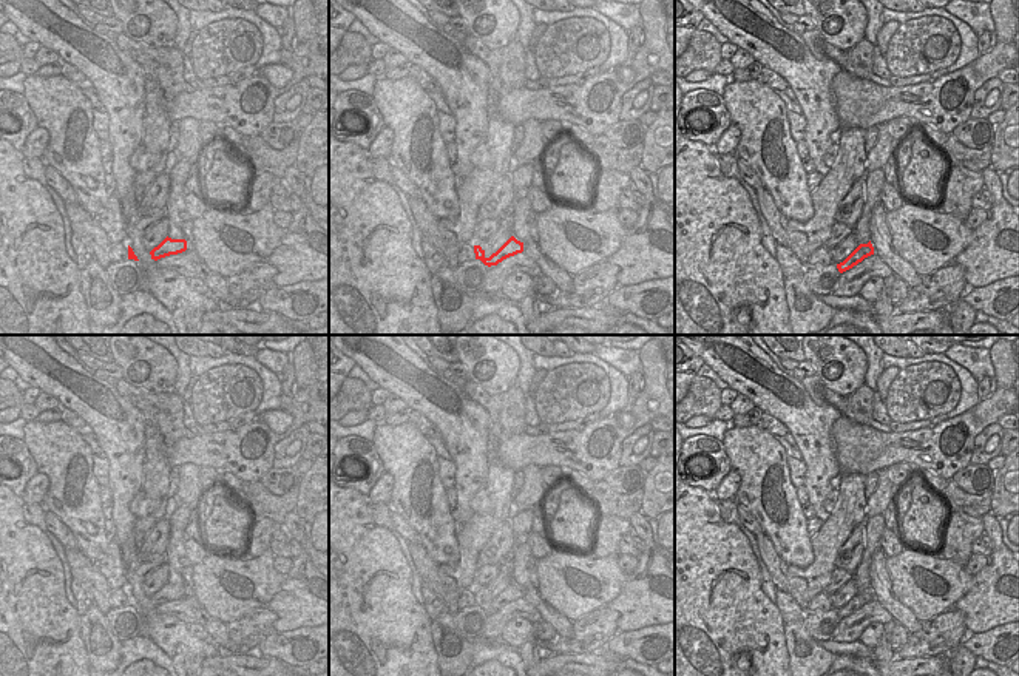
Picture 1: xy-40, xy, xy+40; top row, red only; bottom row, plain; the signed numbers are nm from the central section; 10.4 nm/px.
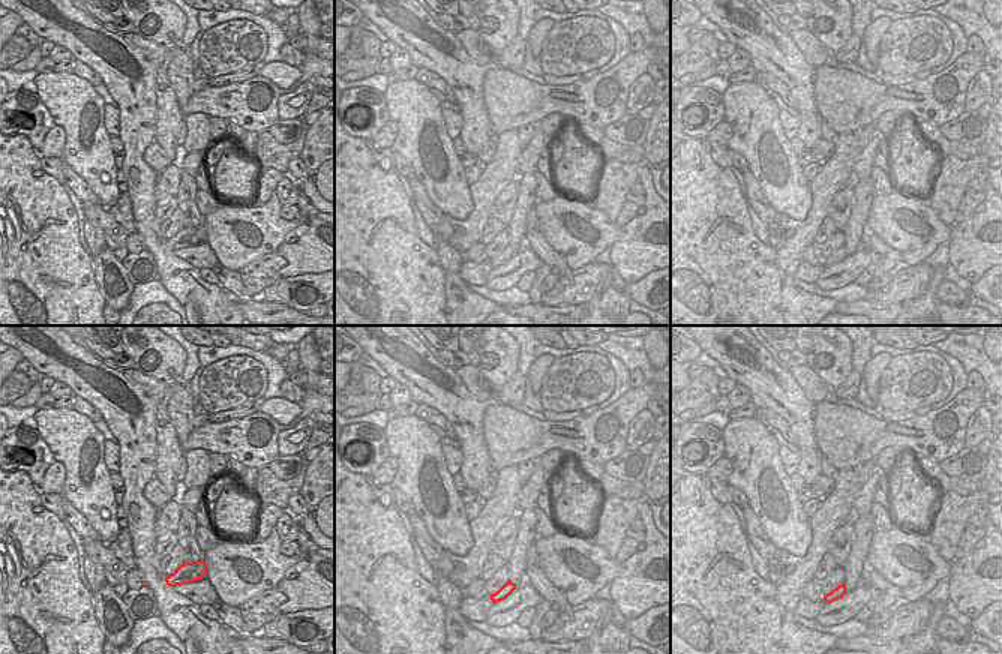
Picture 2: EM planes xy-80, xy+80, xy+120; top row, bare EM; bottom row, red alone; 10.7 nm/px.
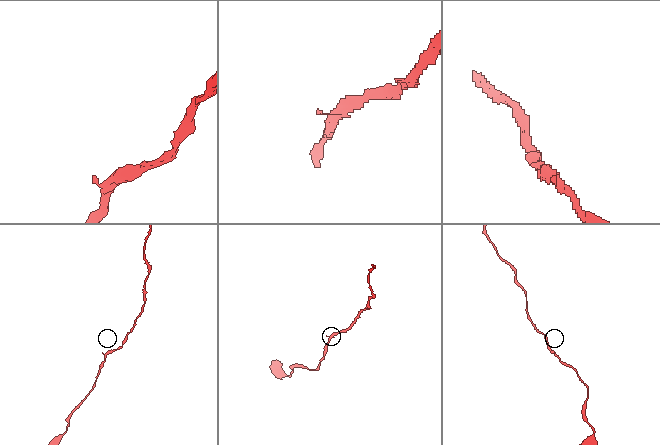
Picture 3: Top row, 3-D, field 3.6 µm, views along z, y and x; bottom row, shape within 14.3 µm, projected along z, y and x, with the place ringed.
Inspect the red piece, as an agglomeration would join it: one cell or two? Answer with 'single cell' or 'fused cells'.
single cell

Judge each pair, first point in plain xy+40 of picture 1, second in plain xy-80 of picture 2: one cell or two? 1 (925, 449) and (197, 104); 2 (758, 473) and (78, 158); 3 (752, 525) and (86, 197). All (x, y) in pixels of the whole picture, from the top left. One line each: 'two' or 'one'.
1: one
2: one
3: one

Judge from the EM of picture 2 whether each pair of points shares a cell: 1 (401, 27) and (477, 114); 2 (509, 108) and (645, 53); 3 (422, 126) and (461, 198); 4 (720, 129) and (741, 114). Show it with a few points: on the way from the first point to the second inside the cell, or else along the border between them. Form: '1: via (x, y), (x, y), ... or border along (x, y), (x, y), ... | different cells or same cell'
1: via (425, 41), (474, 90) | same cell
2: via (543, 104), (597, 102), (611, 87) | same cell
3: via (423, 146), (432, 179), (441, 183) | same cell
4: border along (725, 119), (732, 129), (728, 146) | different cells

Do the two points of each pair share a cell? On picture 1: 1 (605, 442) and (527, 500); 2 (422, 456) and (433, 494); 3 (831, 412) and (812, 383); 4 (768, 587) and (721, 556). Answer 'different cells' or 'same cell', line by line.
1: different cells
2: same cell
3: different cells
4: different cells

